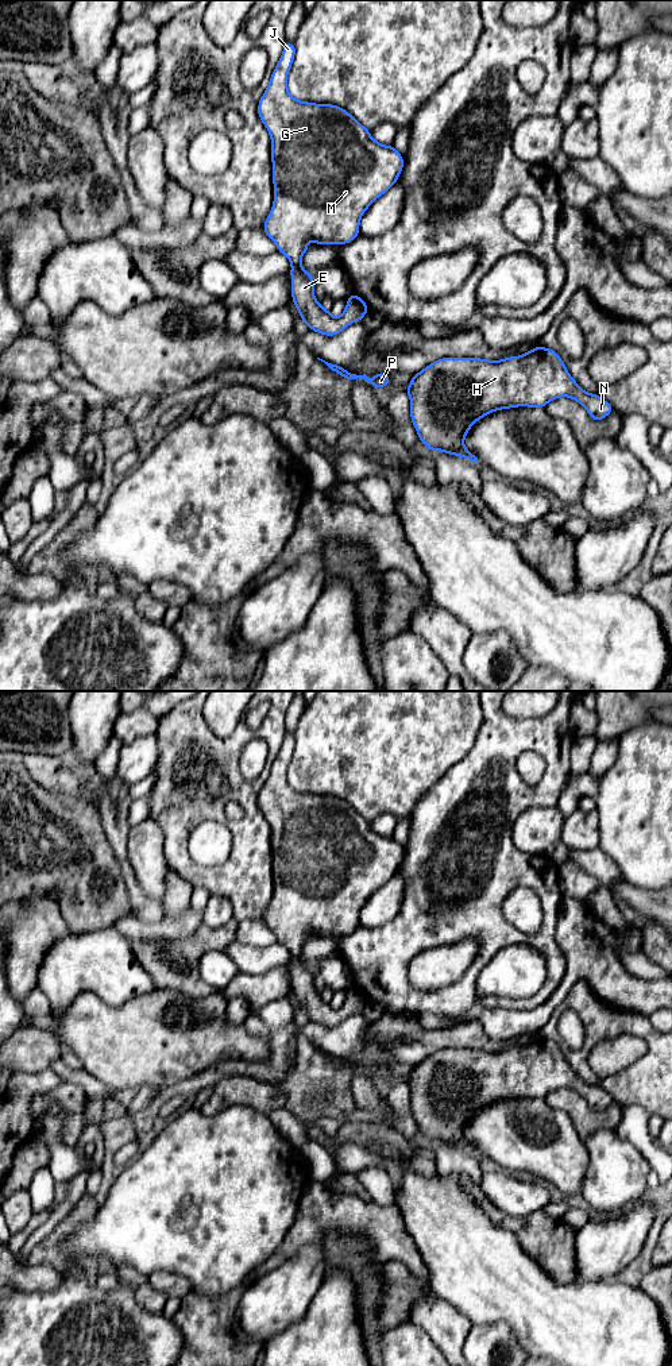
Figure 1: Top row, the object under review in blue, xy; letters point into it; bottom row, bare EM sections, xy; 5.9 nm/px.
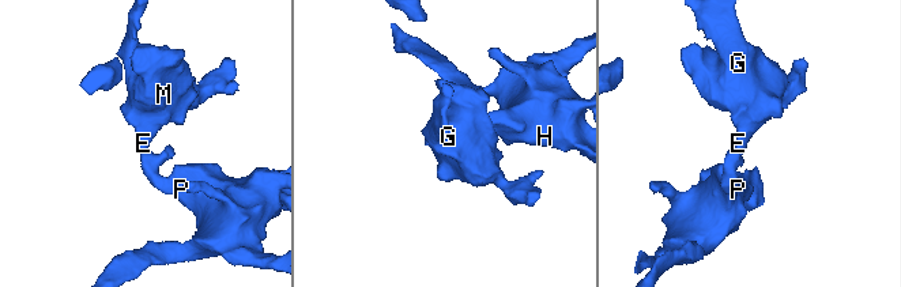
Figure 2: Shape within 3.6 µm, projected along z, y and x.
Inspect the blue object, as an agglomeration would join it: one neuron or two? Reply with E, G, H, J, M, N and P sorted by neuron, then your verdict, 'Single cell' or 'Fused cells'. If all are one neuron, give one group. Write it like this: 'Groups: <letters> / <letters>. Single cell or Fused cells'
Groups: E G H J M N P. Single cell

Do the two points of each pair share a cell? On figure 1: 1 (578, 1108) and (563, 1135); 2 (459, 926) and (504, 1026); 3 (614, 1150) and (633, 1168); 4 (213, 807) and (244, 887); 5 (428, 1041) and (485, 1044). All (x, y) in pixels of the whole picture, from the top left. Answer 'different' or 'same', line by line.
1: different
2: different
3: same
4: same
5: same

